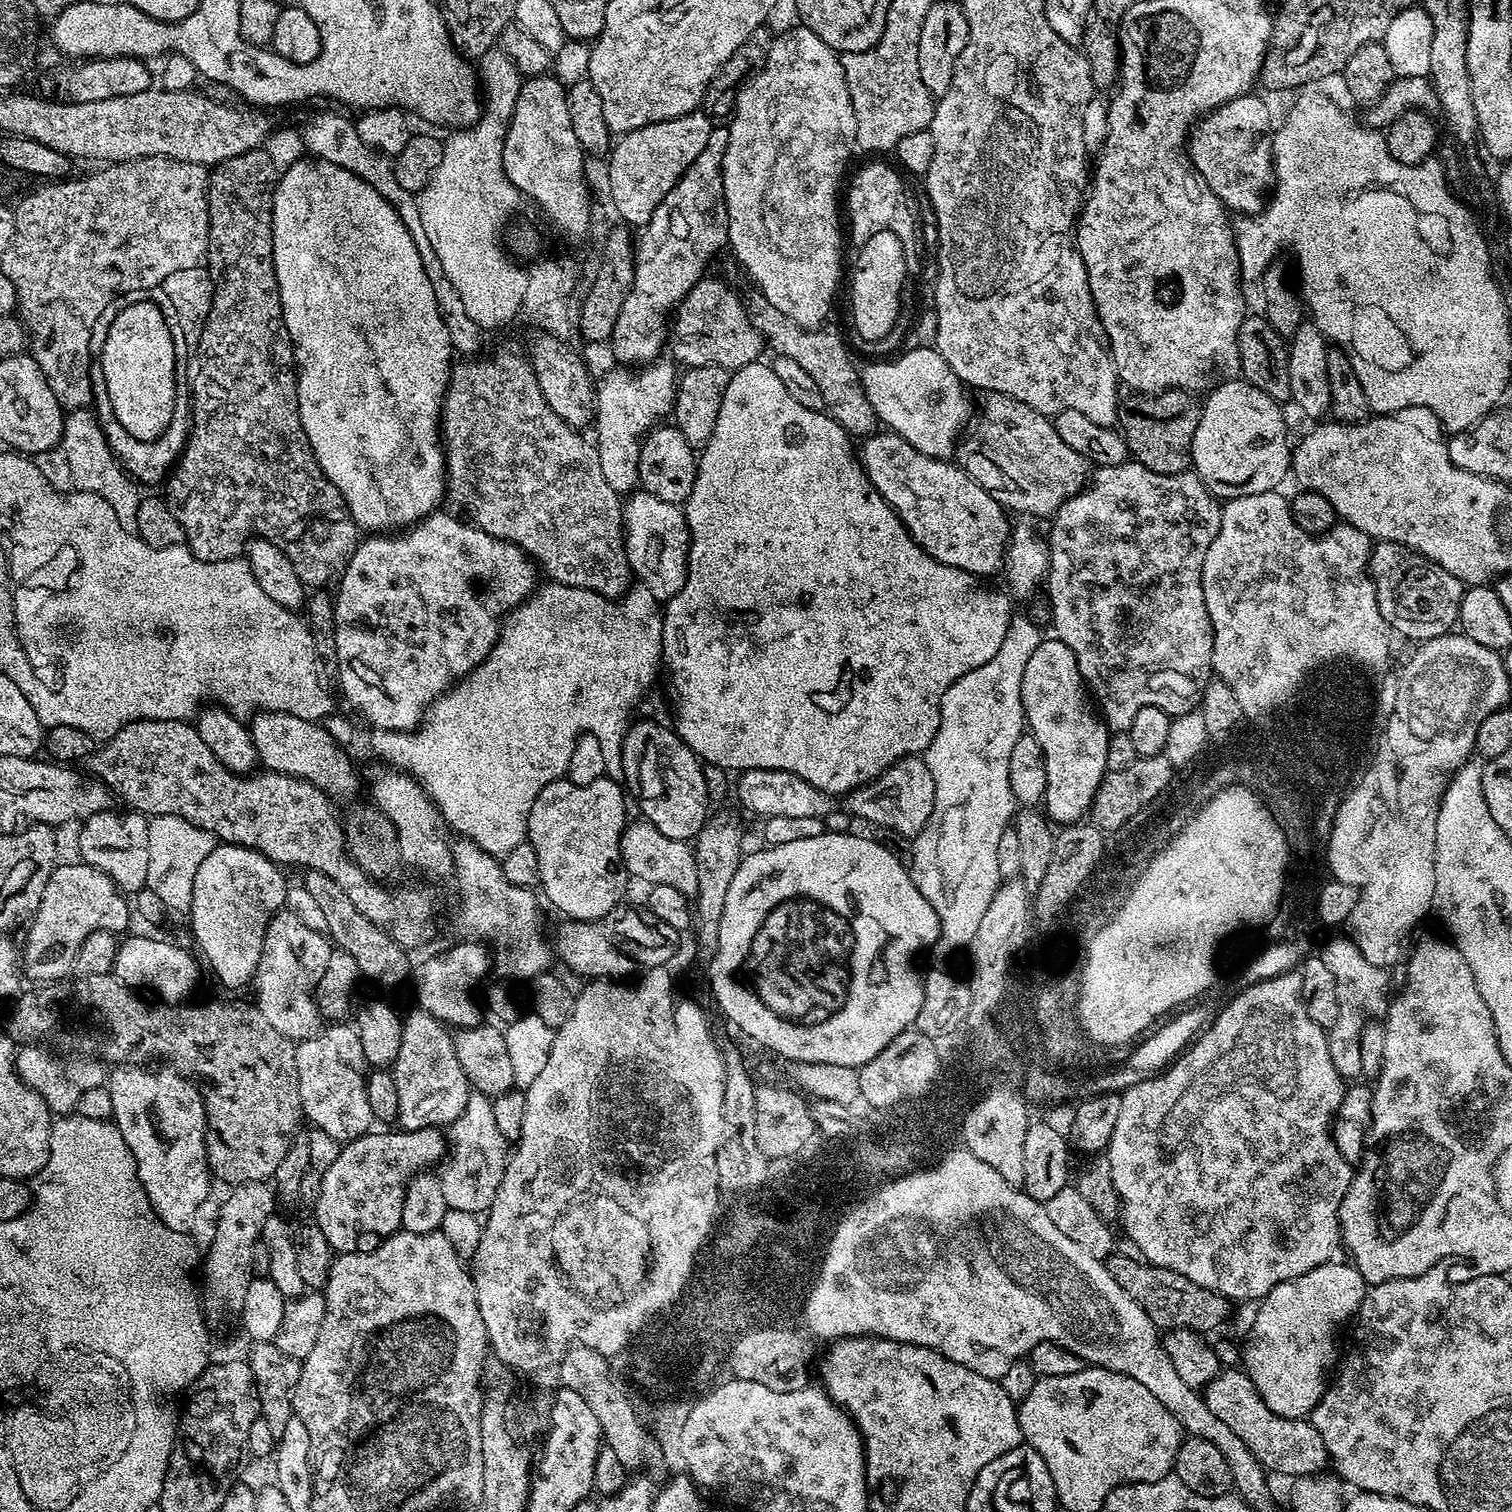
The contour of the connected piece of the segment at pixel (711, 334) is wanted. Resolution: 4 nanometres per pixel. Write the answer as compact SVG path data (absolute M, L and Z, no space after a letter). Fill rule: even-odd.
M705 278L698 281L686 294L686 298L674 309L674 317L670 324L670 352L677 356L685 369L697 368L698 366L722 366L729 370L735 370L747 364L757 363L761 359L760 351L765 351L766 341L760 335L759 330L753 326L752 319L748 316L748 309L745 301L728 284L720 280Z

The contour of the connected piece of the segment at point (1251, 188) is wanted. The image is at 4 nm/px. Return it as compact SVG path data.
M1260 94L1239 96L1218 106L1214 111L1201 116L1191 129L1190 139L1186 145L1188 157L1198 170L1198 174L1202 174L1202 178L1206 178L1206 186L1210 186L1210 190L1214 190L1214 194L1223 202L1229 213L1256 216L1259 212L1264 211L1276 179L1272 158L1273 135L1274 117L1269 107L1266 106L1263 95Z

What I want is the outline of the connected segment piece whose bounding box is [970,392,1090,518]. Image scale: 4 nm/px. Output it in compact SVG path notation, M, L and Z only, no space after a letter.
M997 392L979 398L978 411L970 424L973 446L1012 483L1018 511L1045 518L1055 516L1066 501L1086 486L1090 472L1088 460L1078 450L1070 450L1058 438L1055 423L1038 410Z

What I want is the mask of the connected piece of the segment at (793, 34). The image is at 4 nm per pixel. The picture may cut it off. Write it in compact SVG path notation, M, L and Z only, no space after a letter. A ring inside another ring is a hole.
M795 26L789 32L784 32L781 36L777 35L773 39L770 46L770 54L766 58L766 66L762 66L762 70L756 77L749 82L744 89L738 94L736 99L736 107L731 113L730 121L727 125L728 130L728 145L726 146L726 154L724 155L724 197L726 198L726 210L730 218L730 226L728 227L728 243L730 252L736 255L736 260L752 275L752 280L757 284L759 295L766 298L766 302L770 302L770 306L774 306L774 310L778 310L786 318L790 318L798 326L803 328L818 328L821 327L829 319L828 311L832 308L832 299L836 296L836 287L840 284L840 228L842 232L842 212L836 209L836 191L840 188L840 175L844 172L844 167L848 164L848 159L852 156L852 148L856 144L856 119L854 118L854 106L850 102L850 92L846 86L846 74L840 65L840 56L830 46L826 46L826 42L822 42L822 38L818 38L818 34L814 34L808 28L803 26Z

